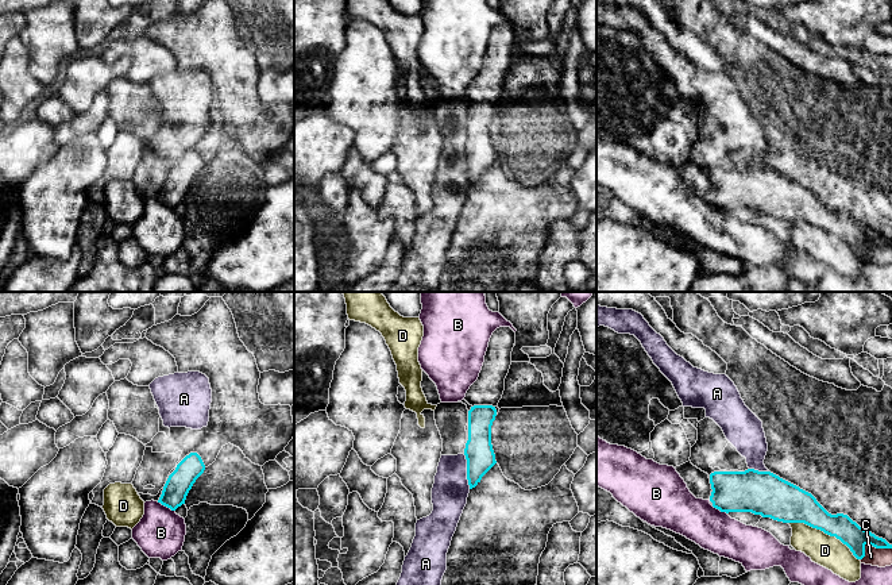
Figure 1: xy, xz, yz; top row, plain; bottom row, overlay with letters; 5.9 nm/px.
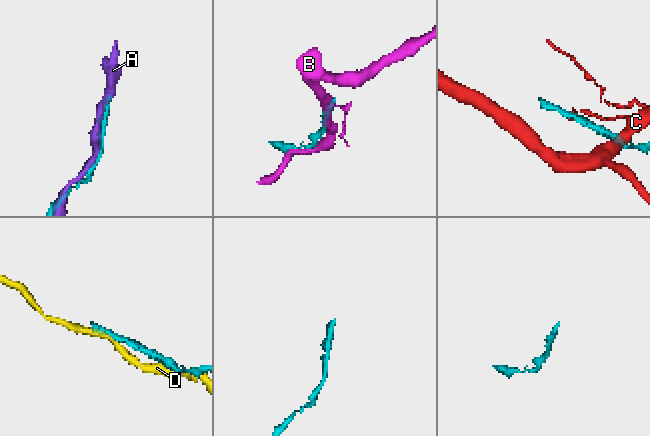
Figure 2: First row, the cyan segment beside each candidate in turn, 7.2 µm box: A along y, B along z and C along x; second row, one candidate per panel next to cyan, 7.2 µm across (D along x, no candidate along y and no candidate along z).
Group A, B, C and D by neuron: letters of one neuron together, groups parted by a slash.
A / B / C / D

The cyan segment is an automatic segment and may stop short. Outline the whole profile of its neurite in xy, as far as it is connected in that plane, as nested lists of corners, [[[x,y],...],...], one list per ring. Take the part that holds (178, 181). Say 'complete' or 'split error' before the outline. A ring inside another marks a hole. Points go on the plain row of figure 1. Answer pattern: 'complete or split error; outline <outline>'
complete; outline [[[197,150],[186,153],[169,173],[158,200],[175,208],[185,201],[189,188],[204,168],[205,162]]]

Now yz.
split error; outline [[[691,158],[675,166],[696,196],[710,197],[721,209],[752,209],[783,220],[804,220],[839,236],[857,257],[865,254],[866,242],[892,246],[847,212],[829,211],[811,190],[771,169],[748,166],[708,173]]]

